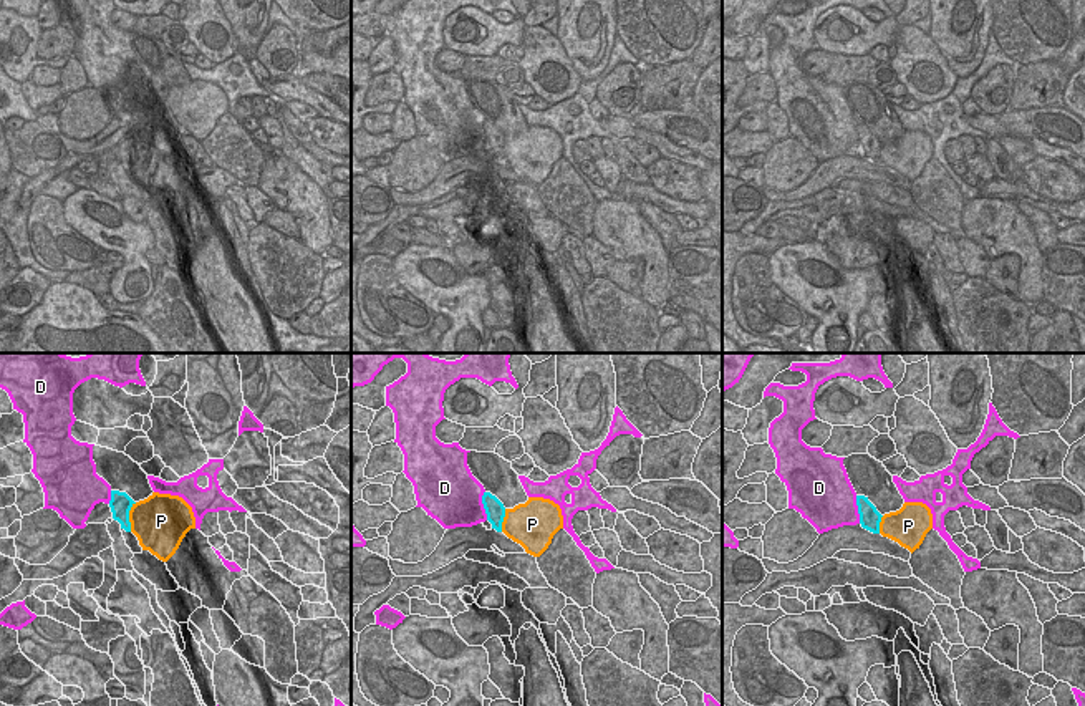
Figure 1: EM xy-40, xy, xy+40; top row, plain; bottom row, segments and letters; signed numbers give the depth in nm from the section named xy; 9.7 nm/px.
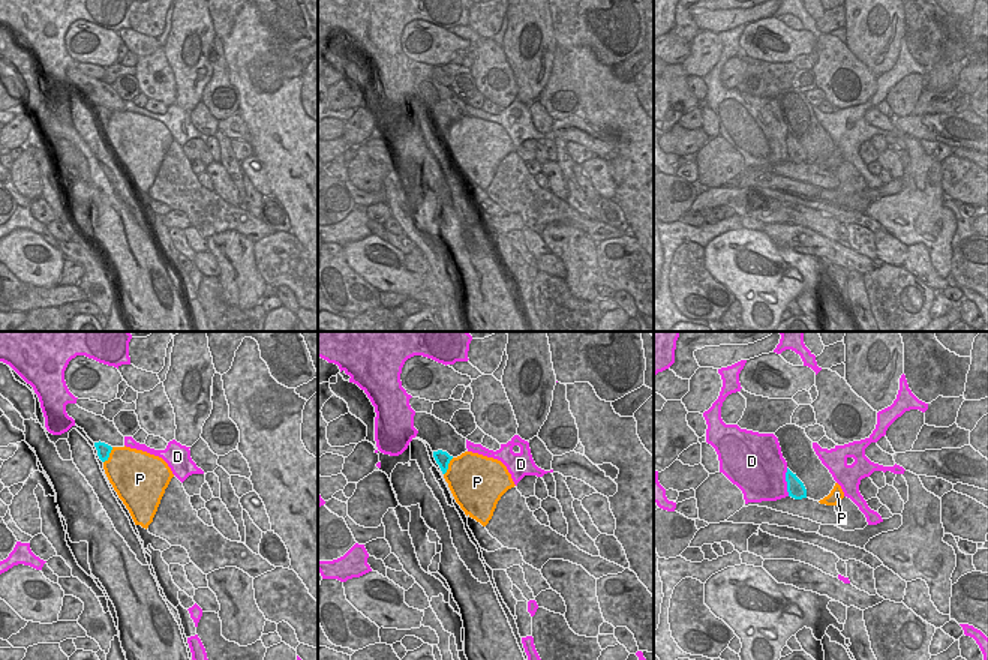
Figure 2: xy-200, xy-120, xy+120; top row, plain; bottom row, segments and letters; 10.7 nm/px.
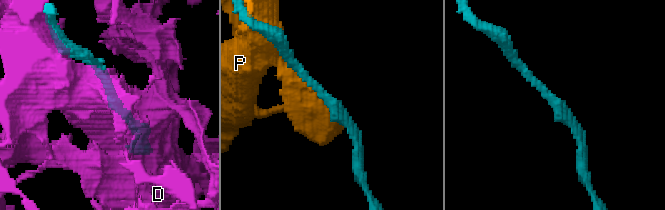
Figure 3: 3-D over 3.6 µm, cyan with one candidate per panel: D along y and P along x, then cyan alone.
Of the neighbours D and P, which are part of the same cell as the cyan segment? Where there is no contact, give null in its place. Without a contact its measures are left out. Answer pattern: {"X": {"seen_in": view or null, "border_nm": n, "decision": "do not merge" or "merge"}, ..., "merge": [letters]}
{"D": {"seen_in": "xy", "border_nm": 280, "decision": "do not merge"}, "P": {"seen_in": "xy-40", "border_nm": 300, "decision": "do not merge"}, "merge": []}

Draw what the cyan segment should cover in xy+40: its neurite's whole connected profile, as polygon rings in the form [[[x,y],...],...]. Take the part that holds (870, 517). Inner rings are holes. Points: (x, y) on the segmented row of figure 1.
[[[856,496],[856,505],[861,527],[873,534],[880,534],[880,522],[883,515],[876,510],[876,507],[865,496]]]

